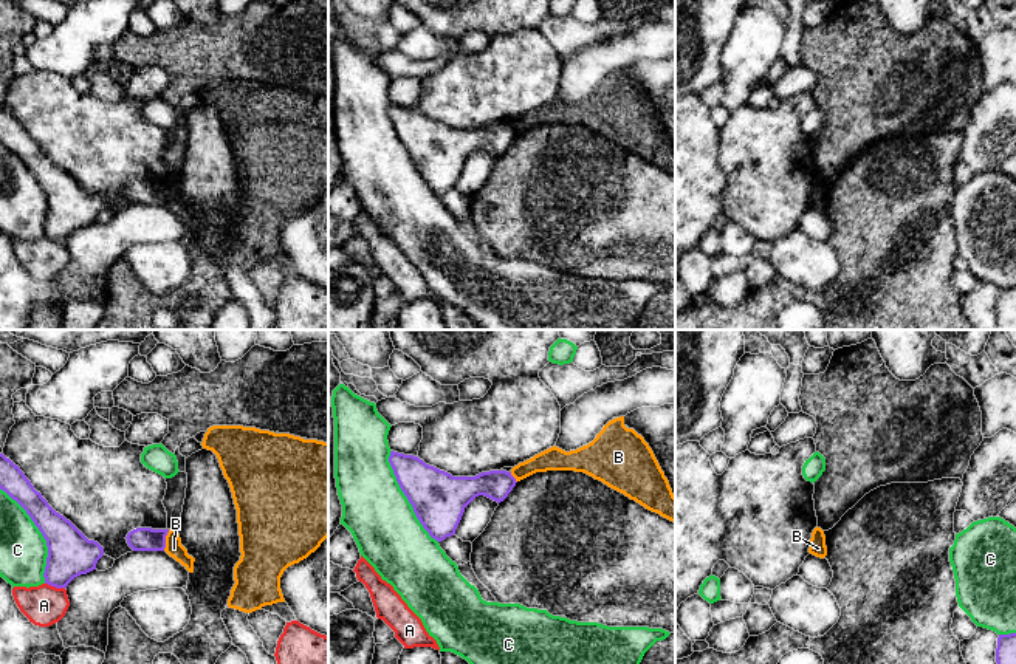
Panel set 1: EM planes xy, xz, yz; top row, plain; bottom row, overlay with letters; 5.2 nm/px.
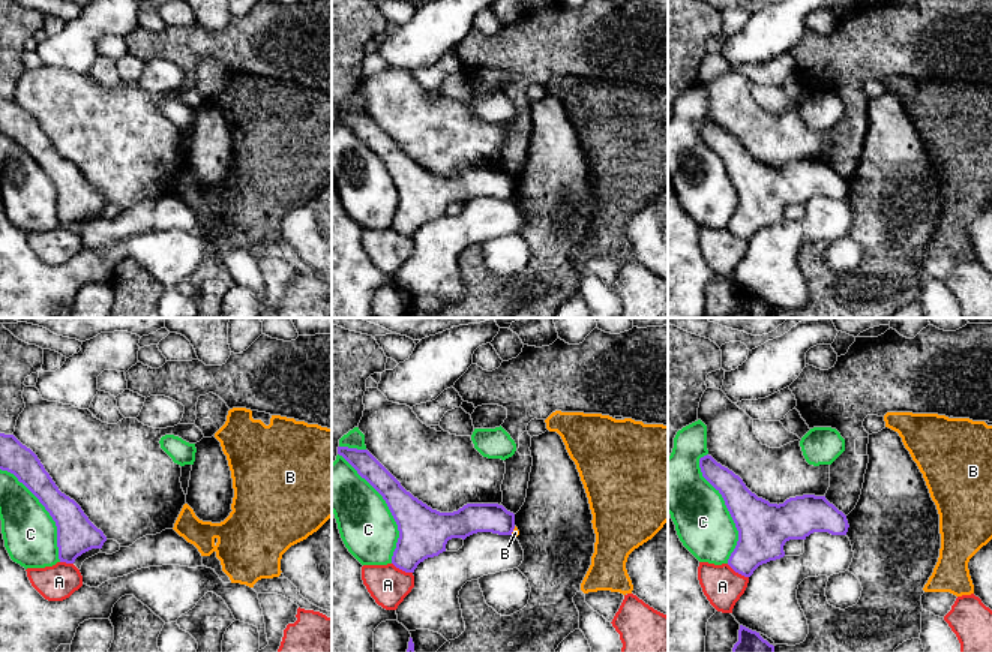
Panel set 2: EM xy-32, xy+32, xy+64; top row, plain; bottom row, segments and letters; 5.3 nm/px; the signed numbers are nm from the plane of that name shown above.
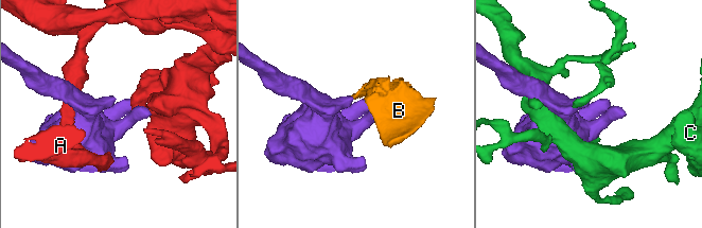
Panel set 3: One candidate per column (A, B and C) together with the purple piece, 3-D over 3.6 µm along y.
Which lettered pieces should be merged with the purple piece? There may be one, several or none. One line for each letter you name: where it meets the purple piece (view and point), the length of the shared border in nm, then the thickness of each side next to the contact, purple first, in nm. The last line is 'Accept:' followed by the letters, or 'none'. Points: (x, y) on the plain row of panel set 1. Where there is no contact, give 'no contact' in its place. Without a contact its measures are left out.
Accept: none

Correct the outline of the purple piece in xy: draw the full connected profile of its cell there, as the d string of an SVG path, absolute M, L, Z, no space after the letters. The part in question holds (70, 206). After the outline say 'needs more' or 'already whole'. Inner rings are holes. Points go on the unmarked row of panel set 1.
M0 107L0 142L26 164L46 193L45 237L67 241L74 231L96 223L104 201L56 166L20 121L3 107Z; already whole

